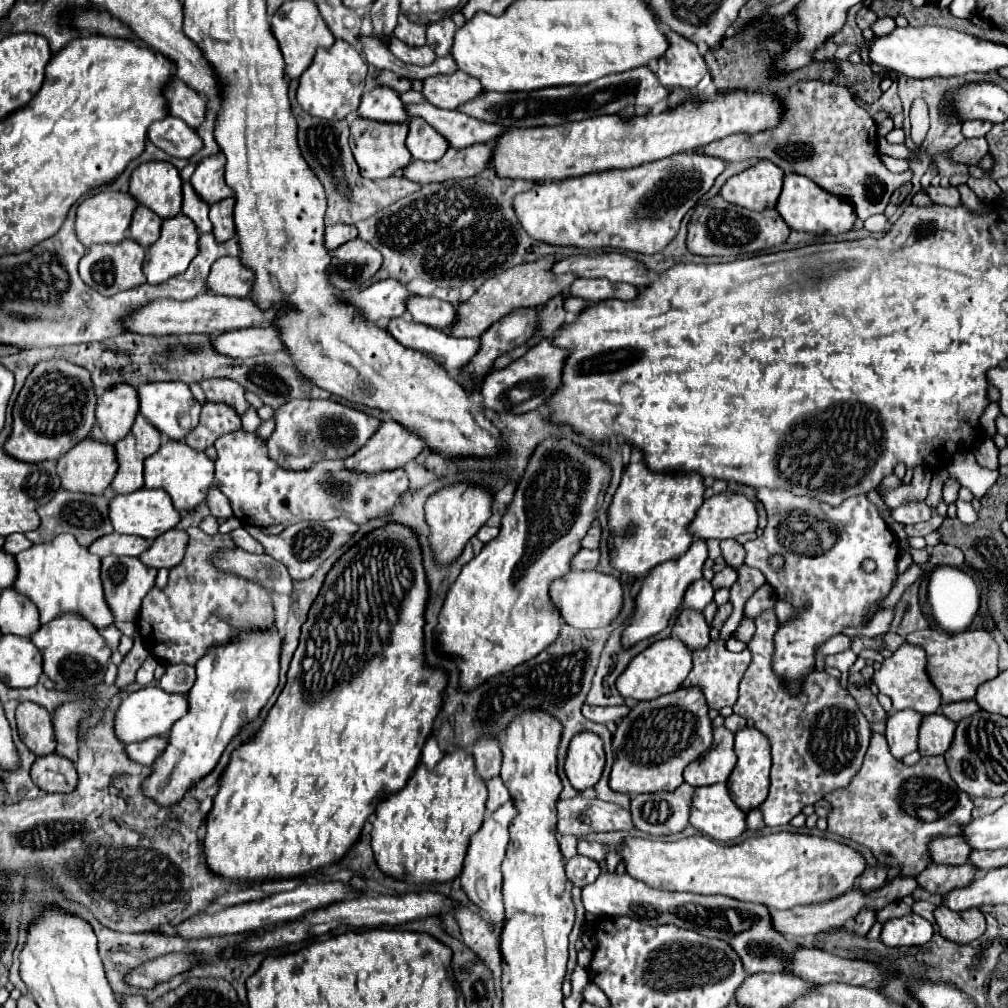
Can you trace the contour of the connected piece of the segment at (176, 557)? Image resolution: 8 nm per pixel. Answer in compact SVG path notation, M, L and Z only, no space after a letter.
M169 530L167 534L161 534L159 538L153 540L151 550L147 550L147 554L141 554L141 562L149 568L175 568L177 564L181 564L183 556L185 556L185 548L187 548L189 536L183 530Z

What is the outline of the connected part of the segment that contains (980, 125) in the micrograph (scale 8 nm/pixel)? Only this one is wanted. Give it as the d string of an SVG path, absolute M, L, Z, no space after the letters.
M971 120L963 124L963 136L965 138L977 138L977 136L985 136L991 130L991 122L983 122L983 120Z

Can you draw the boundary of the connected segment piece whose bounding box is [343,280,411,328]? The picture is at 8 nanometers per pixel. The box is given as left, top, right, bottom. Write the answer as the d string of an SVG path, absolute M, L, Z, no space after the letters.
M381 280L371 284L365 290L359 290L355 296L343 294L343 298L351 304L355 304L359 308L359 312L379 324L379 326L387 326L387 322L391 318L399 318L405 312L405 298L409 298L409 290L397 282L397 280Z

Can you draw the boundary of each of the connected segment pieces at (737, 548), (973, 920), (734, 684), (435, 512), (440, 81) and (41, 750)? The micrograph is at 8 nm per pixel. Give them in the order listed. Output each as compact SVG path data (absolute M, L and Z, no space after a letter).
M727 540L727 542L721 542L721 552L723 552L723 558L725 562L731 566L731 568L739 568L743 564L743 558L745 558L745 550L739 542L735 540Z
M941 904L935 910L935 920L939 926L939 934L955 944L969 944L985 932L985 918L979 908L953 912Z
M728 619L720 631L717 642L709 642L709 646L705 646L703 650L693 650L693 670L689 672L689 676L683 684L683 688L699 686L707 698L709 708L715 708L715 710L721 710L723 706L733 706L737 702L739 680L743 678L743 674L751 662L751 654L733 654L725 648L725 638L728 638L729 634L736 630L737 625L738 620Z
M453 484L445 486L437 494L433 494L425 504L427 524L429 524L429 544L433 548L435 560L439 566L449 566L455 562L465 544L479 532L479 528L489 520L491 516L491 494L485 488L479 486L467 486L467 484Z
M457 70L453 74L437 74L423 80L421 94L425 100L437 108L455 110L459 102L467 102L475 98L475 94L481 94L481 86L477 78L471 78L469 74Z
M21 702L17 706L17 728L25 746L35 756L47 756L55 750L55 732L51 714L33 702Z

